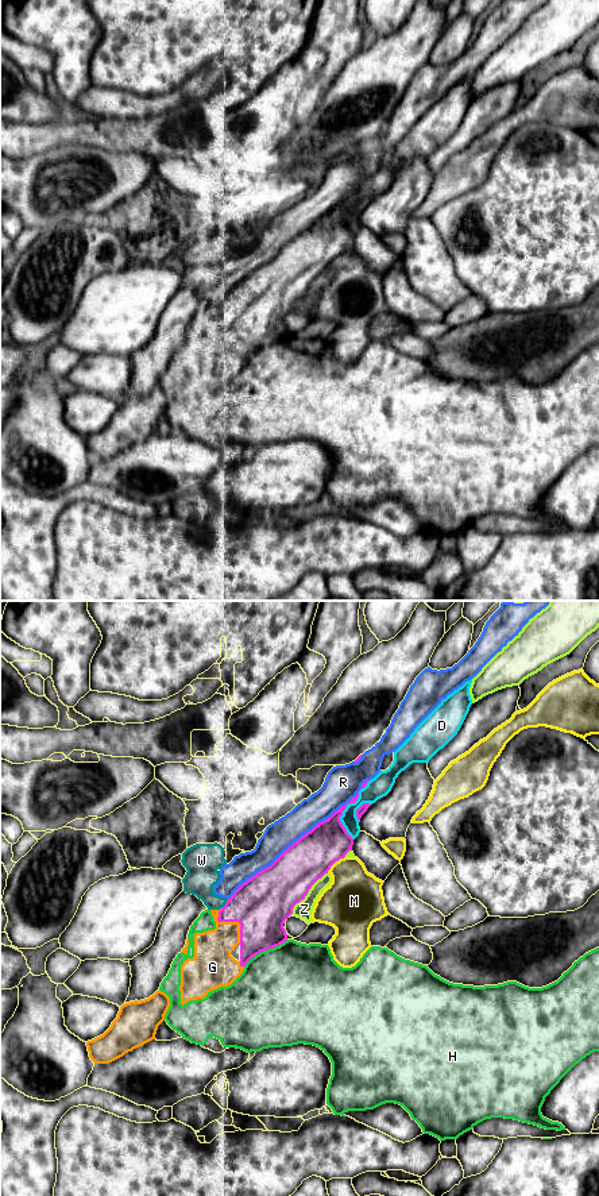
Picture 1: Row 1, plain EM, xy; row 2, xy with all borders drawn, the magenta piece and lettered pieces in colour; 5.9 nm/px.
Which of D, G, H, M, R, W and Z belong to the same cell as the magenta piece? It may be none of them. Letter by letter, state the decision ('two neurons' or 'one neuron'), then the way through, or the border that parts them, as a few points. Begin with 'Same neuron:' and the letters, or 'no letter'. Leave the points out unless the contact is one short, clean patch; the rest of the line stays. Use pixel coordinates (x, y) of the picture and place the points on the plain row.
Same neuron: G
D: two neurons
G: one neuron
H: two neurons | along xy (288, 335), (261, 346), (244, 362)
M: two neurons
R: two neurons
W: two neurons
Z: two neurons

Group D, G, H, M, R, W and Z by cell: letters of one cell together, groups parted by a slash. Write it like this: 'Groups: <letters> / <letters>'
Groups: D / G / H / M W / R / Z

